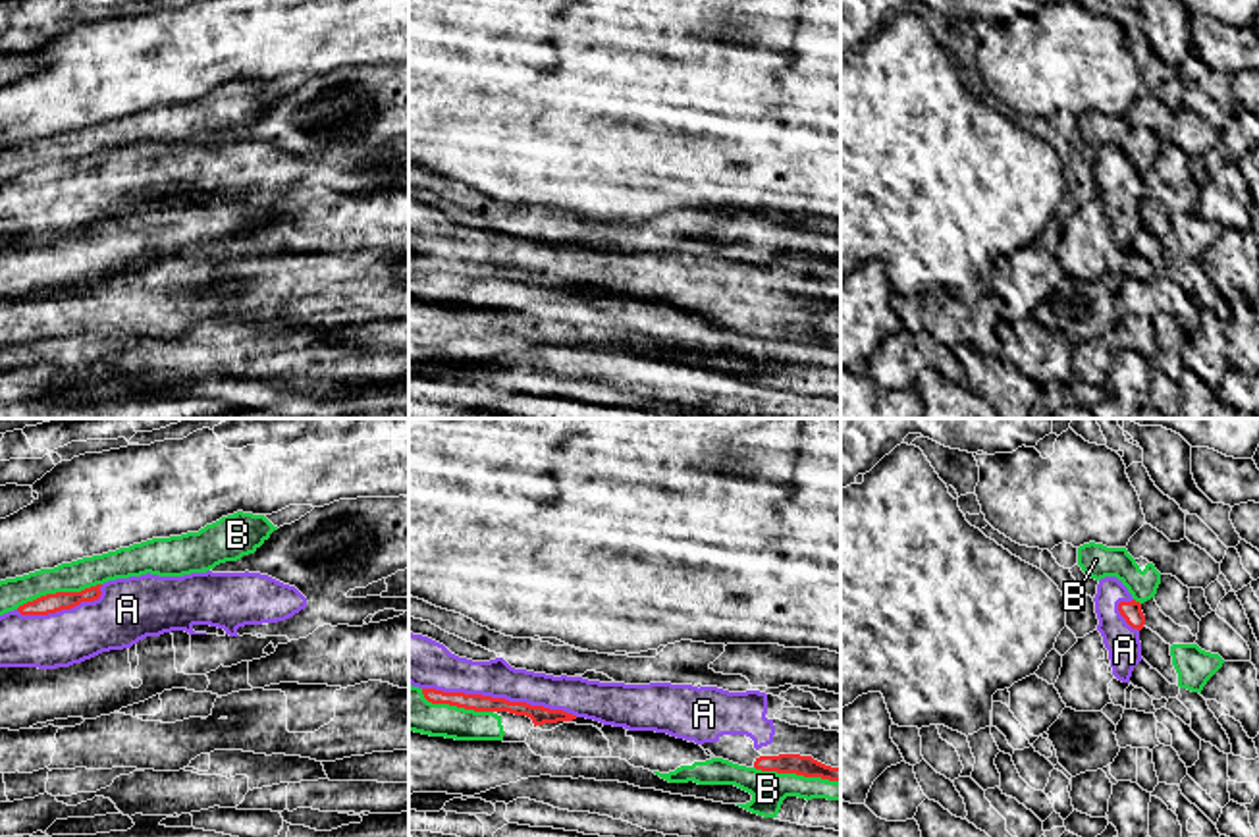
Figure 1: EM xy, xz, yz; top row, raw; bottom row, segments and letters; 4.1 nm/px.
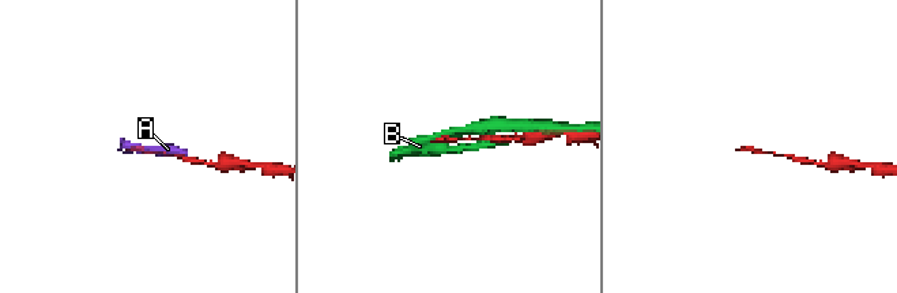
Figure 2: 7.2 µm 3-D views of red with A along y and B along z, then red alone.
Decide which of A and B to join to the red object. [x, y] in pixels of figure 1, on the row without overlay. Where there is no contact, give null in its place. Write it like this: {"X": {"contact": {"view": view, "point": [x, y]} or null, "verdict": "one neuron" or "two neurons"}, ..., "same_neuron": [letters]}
{"A": {"contact": {"view": "xz", "point": [500, 267]}, "verdict": "one neuron"}, "B": {"contact": {"view": "xz", "point": [797, 342]}, "verdict": "two neurons"}, "same_neuron": ["A"]}

